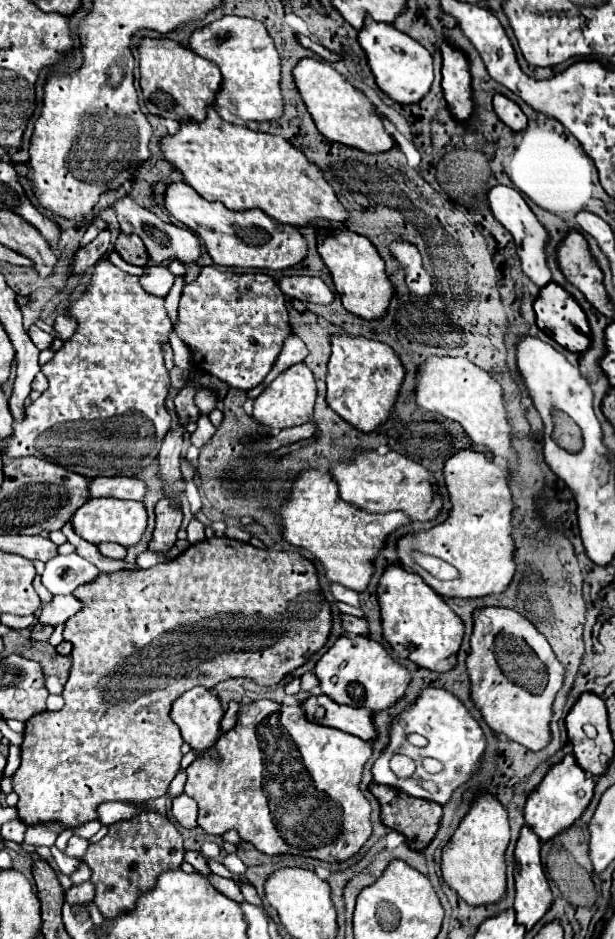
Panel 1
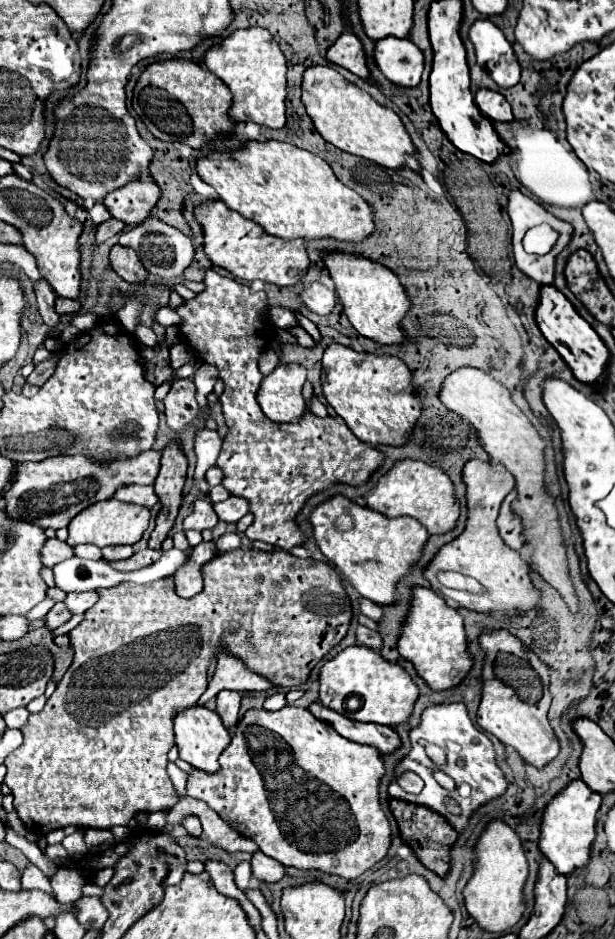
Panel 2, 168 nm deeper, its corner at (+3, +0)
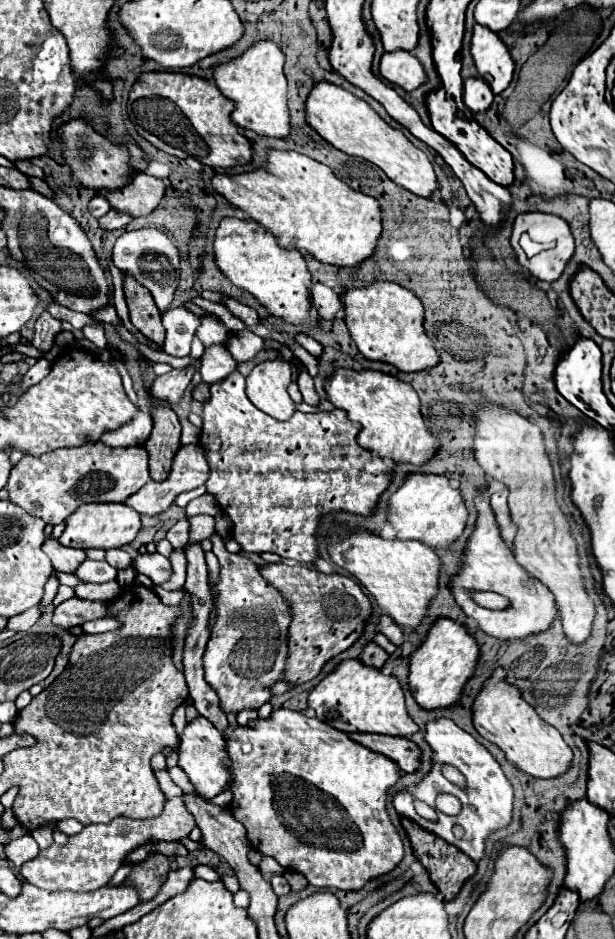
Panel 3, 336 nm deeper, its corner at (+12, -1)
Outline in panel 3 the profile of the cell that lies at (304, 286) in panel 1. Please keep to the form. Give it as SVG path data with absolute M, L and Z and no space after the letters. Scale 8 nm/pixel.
M316 283L312 287L312 303L314 303L316 311L320 313L320 317L328 319L328 321L336 319L338 313L342 313L342 309L344 309L338 293L334 289L330 289L328 285L320 285L320 283Z

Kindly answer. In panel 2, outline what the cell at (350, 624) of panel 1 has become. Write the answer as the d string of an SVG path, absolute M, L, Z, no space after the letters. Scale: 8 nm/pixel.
M357 626L357 644L363 644L363 646L377 650L381 646L381 636L375 630L369 630L365 626Z

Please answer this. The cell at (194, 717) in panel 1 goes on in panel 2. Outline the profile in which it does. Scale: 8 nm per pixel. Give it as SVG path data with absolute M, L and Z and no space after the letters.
M191 706L183 708L175 714L175 742L179 748L179 758L189 762L193 768L205 770L205 772L217 772L219 770L219 756L229 746L229 730L223 726L221 716L205 706Z

